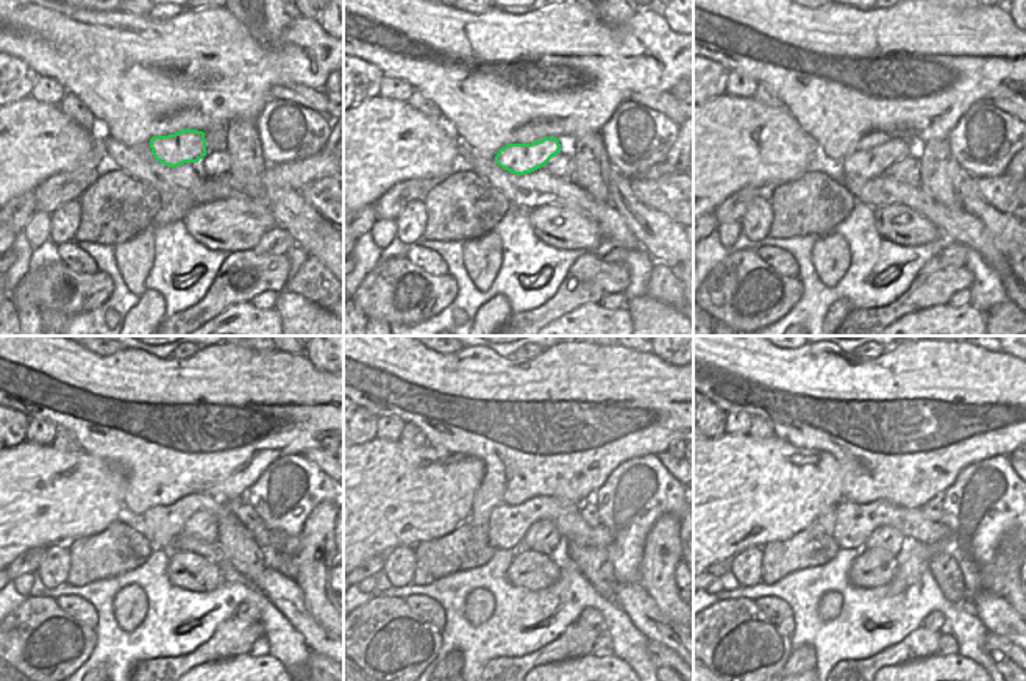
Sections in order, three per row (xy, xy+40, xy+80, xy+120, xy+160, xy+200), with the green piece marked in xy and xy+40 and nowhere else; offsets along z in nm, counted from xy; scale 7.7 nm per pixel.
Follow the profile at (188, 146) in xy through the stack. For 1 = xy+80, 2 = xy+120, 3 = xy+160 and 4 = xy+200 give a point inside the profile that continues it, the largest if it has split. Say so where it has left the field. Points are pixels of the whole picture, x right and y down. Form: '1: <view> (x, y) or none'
1: xy+80 (872, 163)
2: xy+120 (160, 524)
3: xy+160 (508, 524)
4: xy+200 (854, 524)

